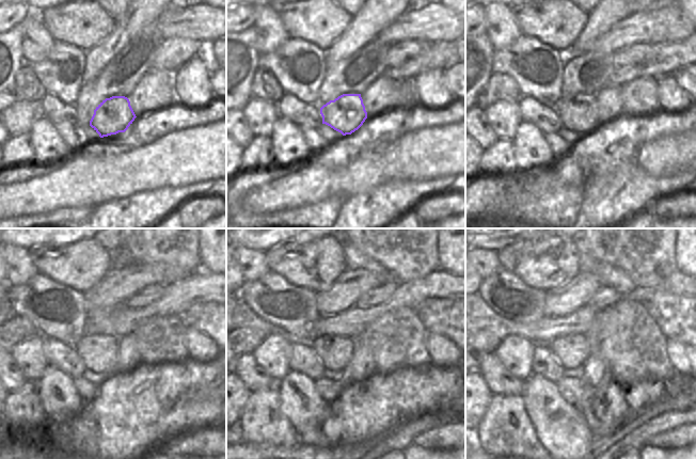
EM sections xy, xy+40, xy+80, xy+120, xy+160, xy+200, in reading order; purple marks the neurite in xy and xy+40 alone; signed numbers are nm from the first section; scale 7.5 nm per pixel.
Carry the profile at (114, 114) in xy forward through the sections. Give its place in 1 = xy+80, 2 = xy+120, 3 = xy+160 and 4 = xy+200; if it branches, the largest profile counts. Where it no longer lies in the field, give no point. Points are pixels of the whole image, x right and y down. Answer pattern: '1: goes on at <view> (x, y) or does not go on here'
1: goes on at xy+80 (579, 113)
2: goes on at xy+120 (99, 352)
3: goes on at xy+160 (334, 351)
4: goes on at xy+200 (572, 350)

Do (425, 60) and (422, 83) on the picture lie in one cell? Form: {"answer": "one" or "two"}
{"answer": "two"}

